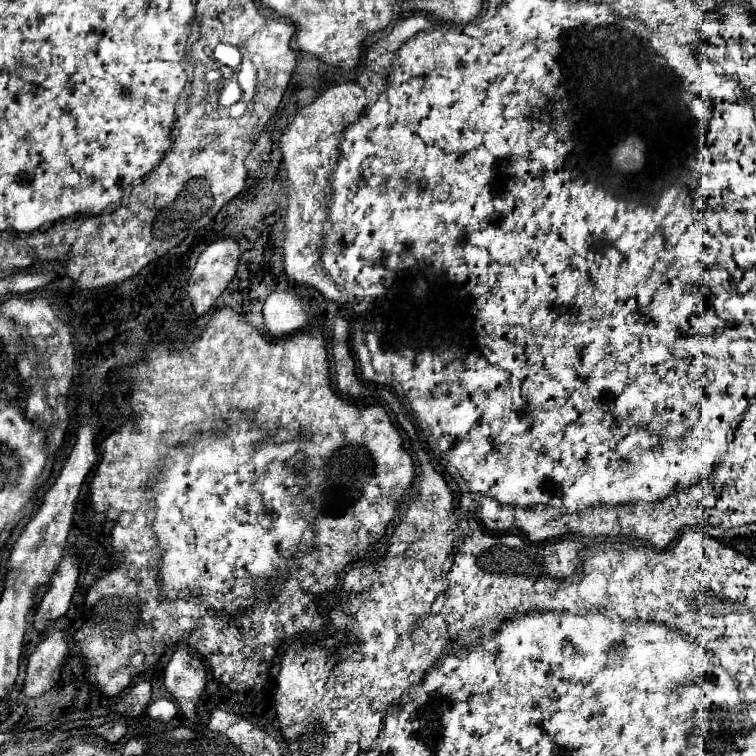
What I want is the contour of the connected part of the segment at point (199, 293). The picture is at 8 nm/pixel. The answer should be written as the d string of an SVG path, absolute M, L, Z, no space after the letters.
M221 237L209 243L199 255L189 283L189 299L197 315L207 313L215 299L231 283L237 273L239 257L239 241L233 237Z

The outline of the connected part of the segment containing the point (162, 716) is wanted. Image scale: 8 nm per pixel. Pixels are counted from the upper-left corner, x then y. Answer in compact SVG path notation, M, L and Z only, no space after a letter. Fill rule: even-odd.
M157 699L147 707L147 715L159 721L171 721L178 715L178 709L169 699Z

